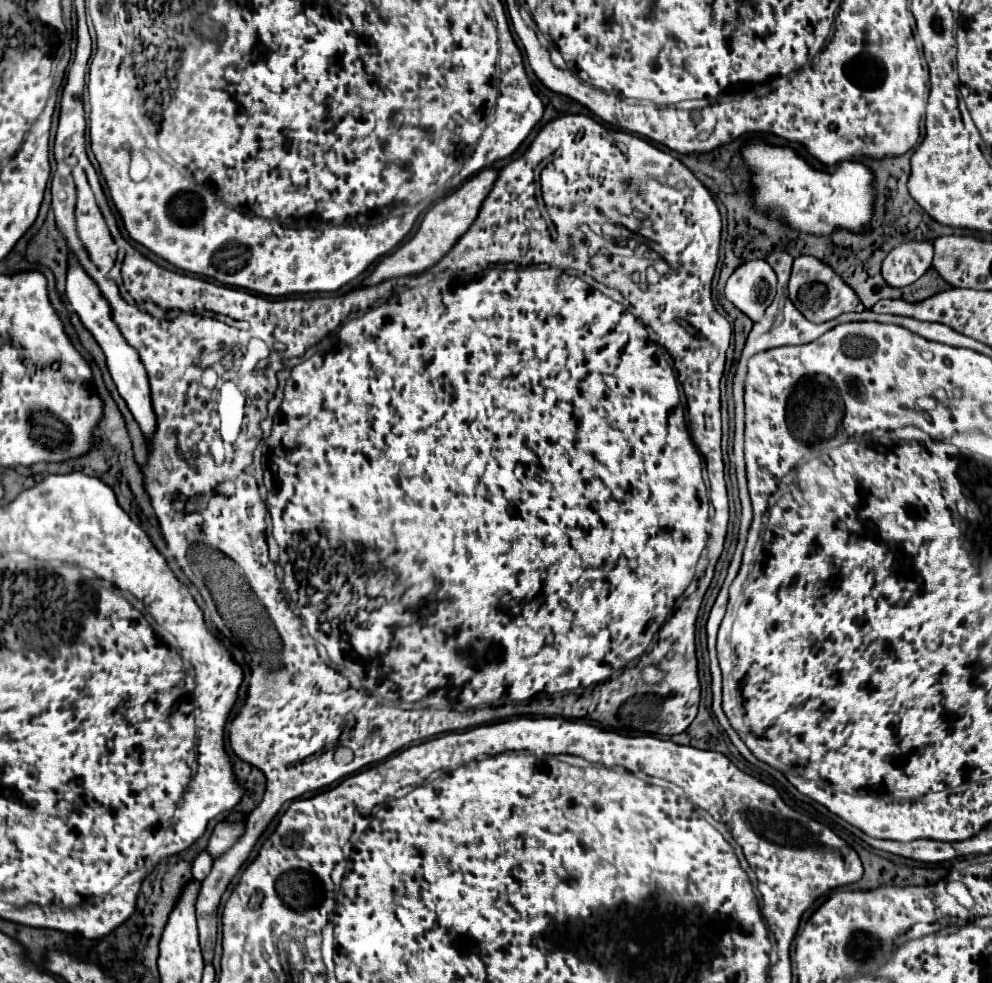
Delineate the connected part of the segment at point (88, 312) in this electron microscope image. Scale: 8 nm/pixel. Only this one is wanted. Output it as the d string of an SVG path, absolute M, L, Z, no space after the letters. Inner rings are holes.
M69 253L67 263L69 263L69 267L67 267L67 299L69 299L71 307L75 309L75 313L79 315L85 329L95 337L95 341L103 349L103 353L107 357L109 373L117 385L119 395L129 405L145 439L149 439L151 435L155 435L155 411L151 407L151 389L147 383L147 371L145 371L143 363L139 363L139 353L123 339L123 335L119 335L119 329L115 327L115 321L111 319L111 309L109 309L107 299L103 299L99 287L95 287L95 281L87 273L83 273L79 263L75 263L75 255Z

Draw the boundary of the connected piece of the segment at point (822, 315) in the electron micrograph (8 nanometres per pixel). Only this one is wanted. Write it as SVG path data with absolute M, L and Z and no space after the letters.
M797 257L793 261L793 271L789 279L789 297L793 305L811 321L811 323L825 323L831 321L843 313L851 311L865 311L863 303L855 295L855 291L825 263L813 257Z

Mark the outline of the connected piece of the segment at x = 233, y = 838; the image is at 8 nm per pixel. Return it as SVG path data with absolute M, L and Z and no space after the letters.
M221 821L215 825L209 845L207 845L207 853L211 855L211 859L219 859L219 855L223 855L223 851L229 851L237 841L239 835L243 835L245 831L245 821Z

